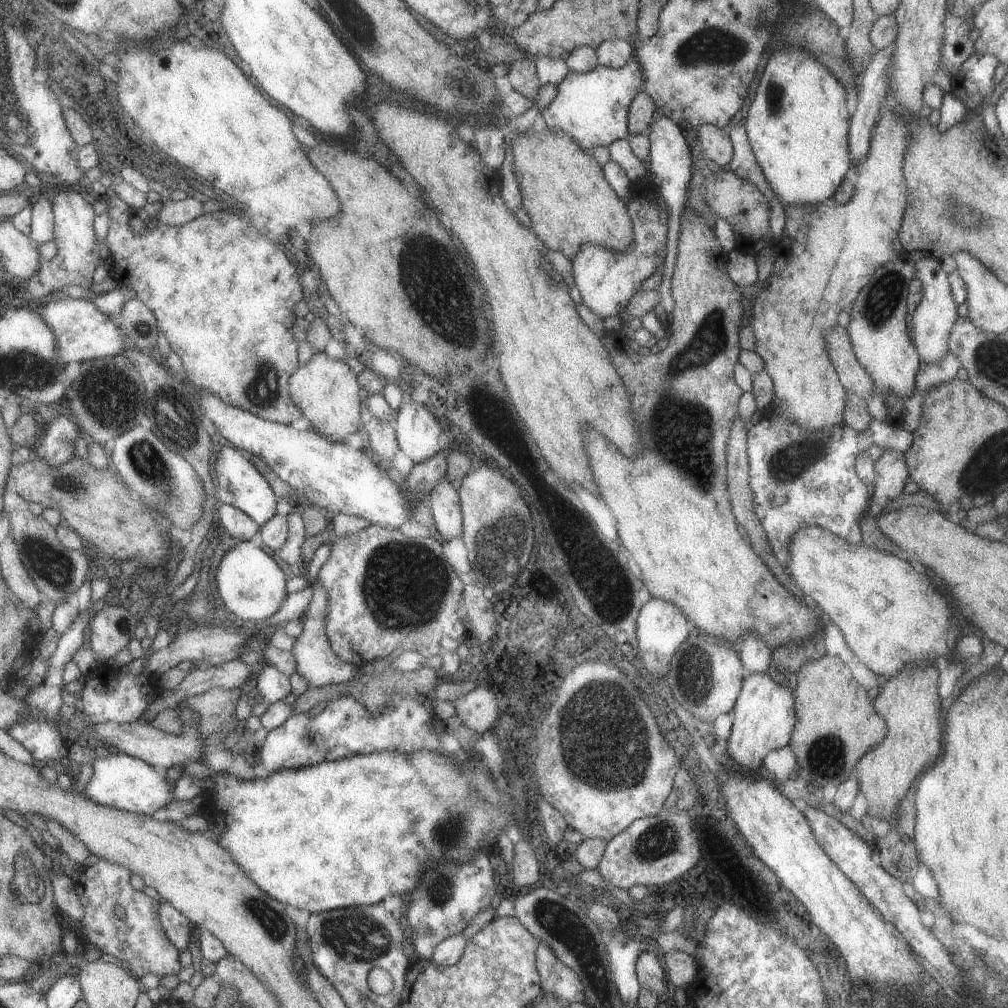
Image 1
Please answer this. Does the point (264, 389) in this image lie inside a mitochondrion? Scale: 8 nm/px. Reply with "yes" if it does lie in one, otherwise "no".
yes

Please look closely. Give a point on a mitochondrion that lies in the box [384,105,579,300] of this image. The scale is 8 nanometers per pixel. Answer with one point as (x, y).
(416, 251)

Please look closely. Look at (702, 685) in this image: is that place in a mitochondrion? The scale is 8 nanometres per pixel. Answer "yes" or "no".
yes

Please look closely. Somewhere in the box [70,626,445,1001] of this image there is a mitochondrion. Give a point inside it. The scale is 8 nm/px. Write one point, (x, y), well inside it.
(357, 937)

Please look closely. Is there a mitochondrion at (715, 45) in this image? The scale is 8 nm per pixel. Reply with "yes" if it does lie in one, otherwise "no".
yes

